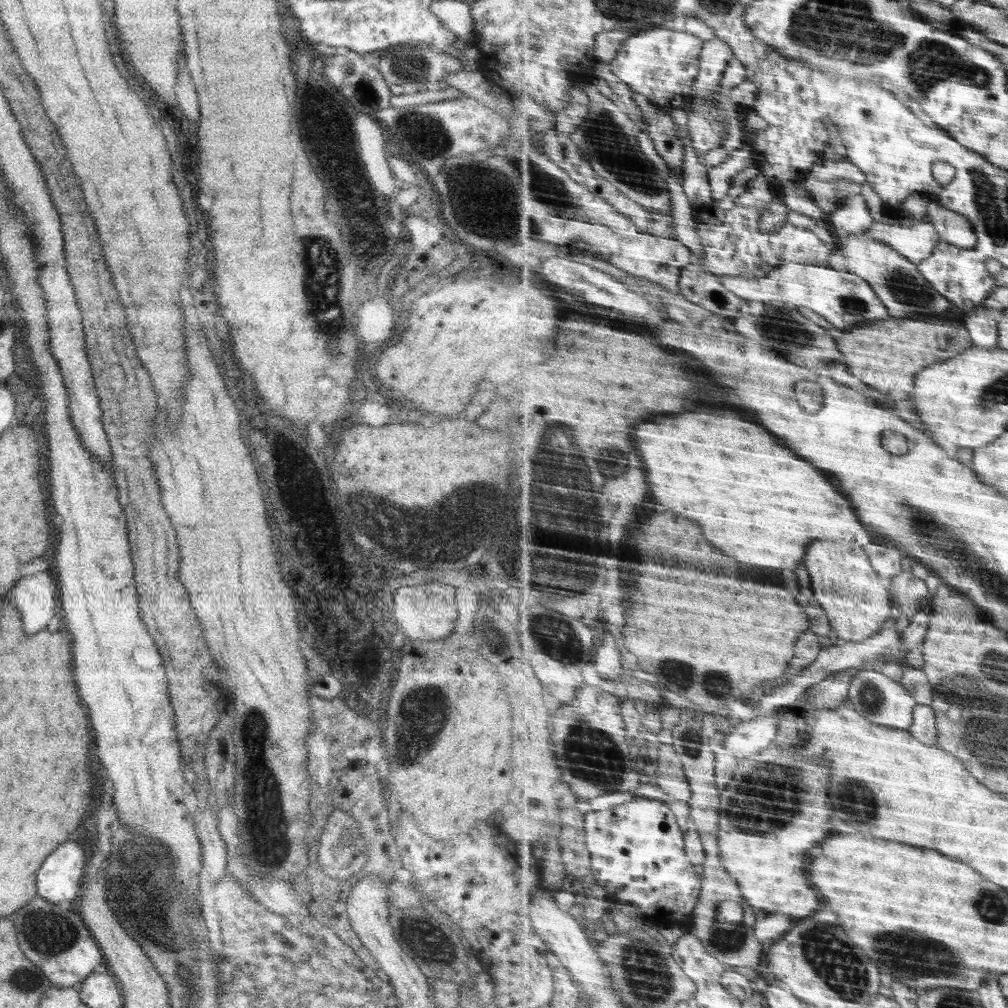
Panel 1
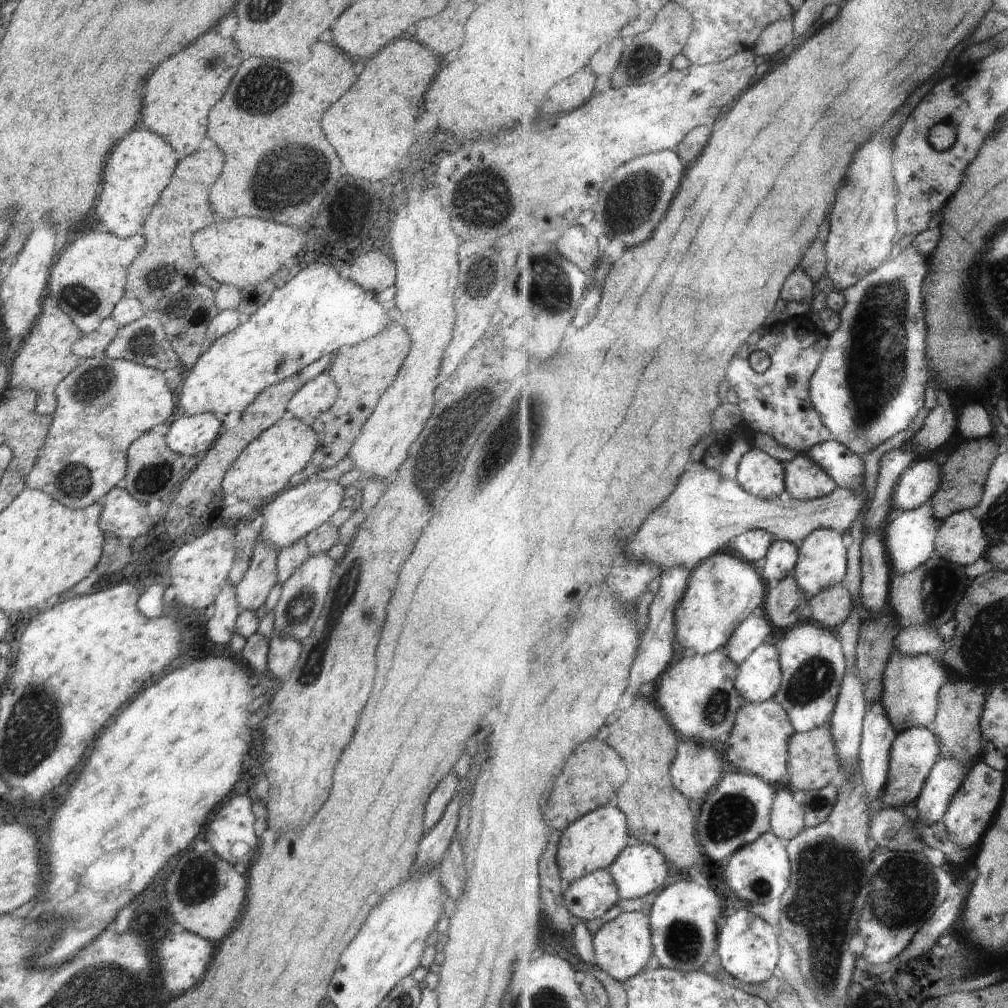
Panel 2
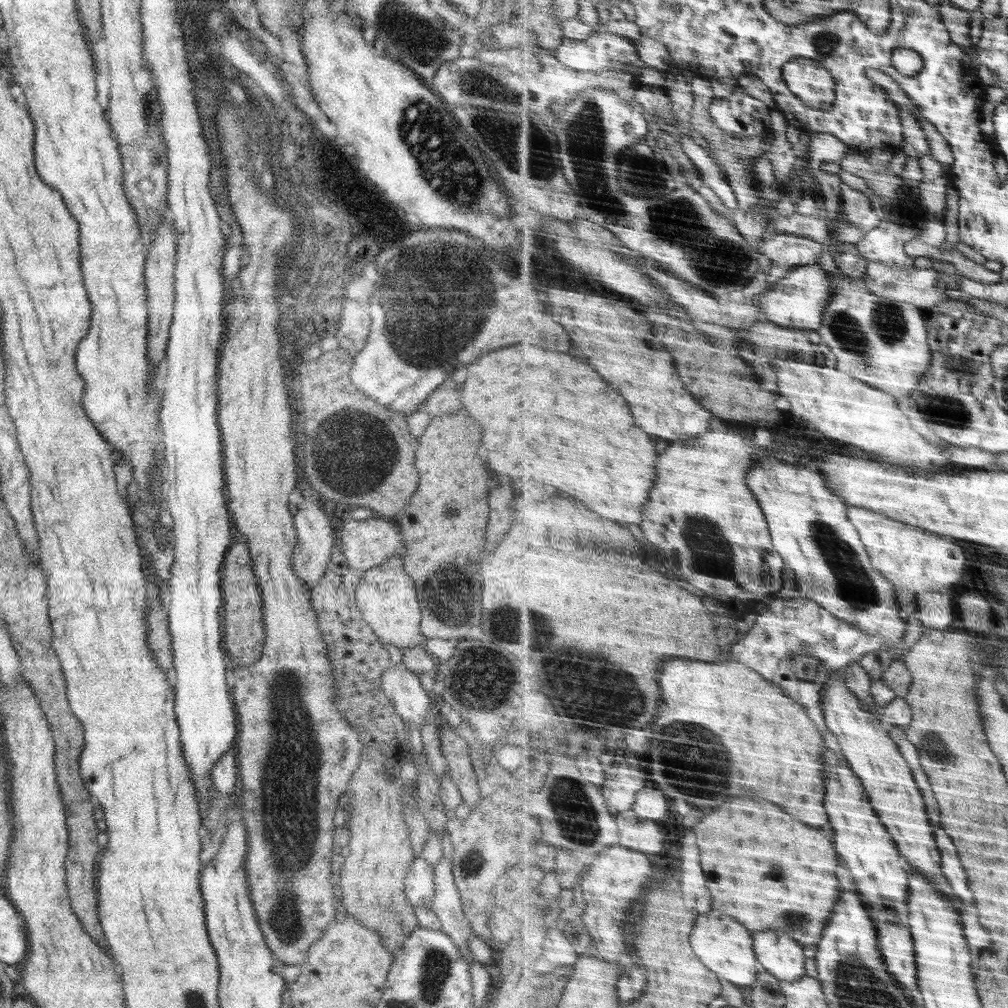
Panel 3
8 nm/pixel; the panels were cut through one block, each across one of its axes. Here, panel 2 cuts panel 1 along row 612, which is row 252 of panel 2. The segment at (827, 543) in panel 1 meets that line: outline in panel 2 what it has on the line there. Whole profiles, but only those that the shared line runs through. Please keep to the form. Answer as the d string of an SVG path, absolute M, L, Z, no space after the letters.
M892 128L890 132L882 130L874 136L874 140L870 140L870 144L866 144L866 148L862 148L862 152L858 152L858 160L854 162L854 168L850 168L848 182L830 214L831 233L827 242L829 272L826 276L829 275L837 288L844 292L890 261L892 248L901 236L897 223L900 191L892 161L896 140Z

